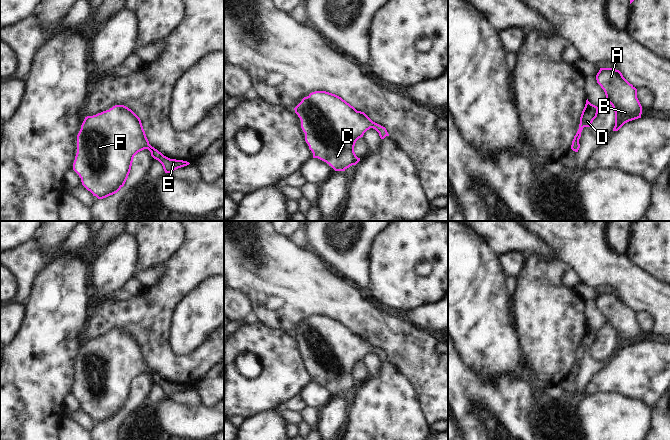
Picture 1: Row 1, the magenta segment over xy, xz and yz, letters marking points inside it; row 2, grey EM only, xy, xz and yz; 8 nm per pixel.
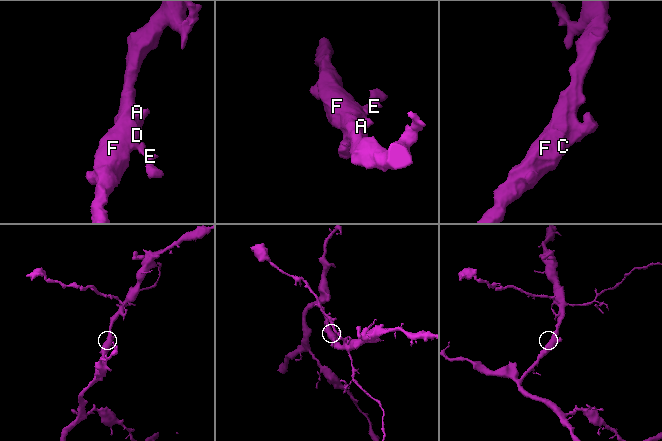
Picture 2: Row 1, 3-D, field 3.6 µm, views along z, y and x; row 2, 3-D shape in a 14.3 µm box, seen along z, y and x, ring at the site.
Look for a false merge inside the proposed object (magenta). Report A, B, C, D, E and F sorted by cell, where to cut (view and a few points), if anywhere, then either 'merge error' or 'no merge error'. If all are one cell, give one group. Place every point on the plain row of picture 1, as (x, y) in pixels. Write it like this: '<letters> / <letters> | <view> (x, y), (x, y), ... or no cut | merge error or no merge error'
A B C D E F | no cut | no merge error

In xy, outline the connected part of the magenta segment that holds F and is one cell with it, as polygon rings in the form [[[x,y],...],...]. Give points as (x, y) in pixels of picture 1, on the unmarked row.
[[[115,329],[109,334],[85,341],[77,359],[77,377],[73,394],[81,402],[82,409],[98,423],[117,417],[125,408],[131,394],[134,380],[148,373],[158,384],[165,397],[187,390],[183,384],[170,383],[149,368],[140,342],[128,331]]]

